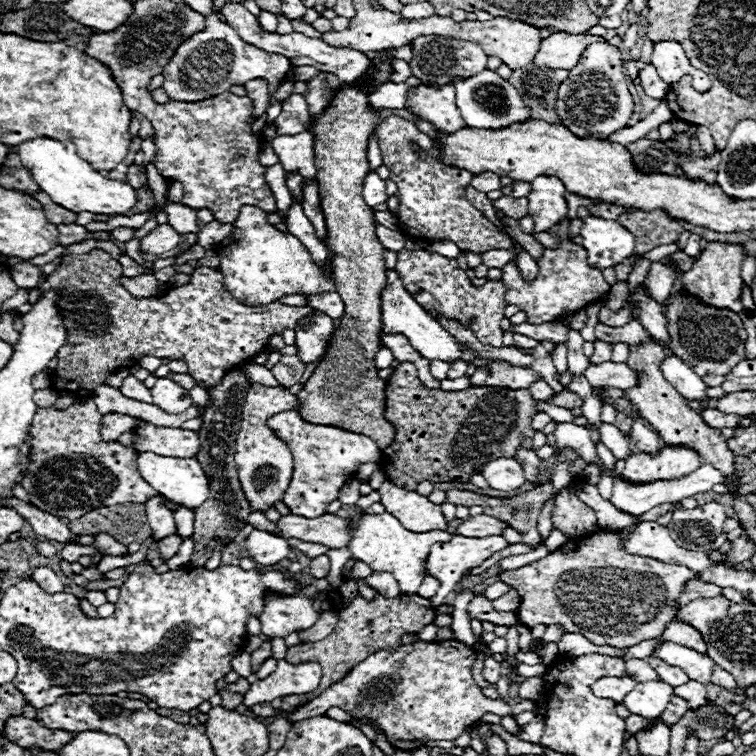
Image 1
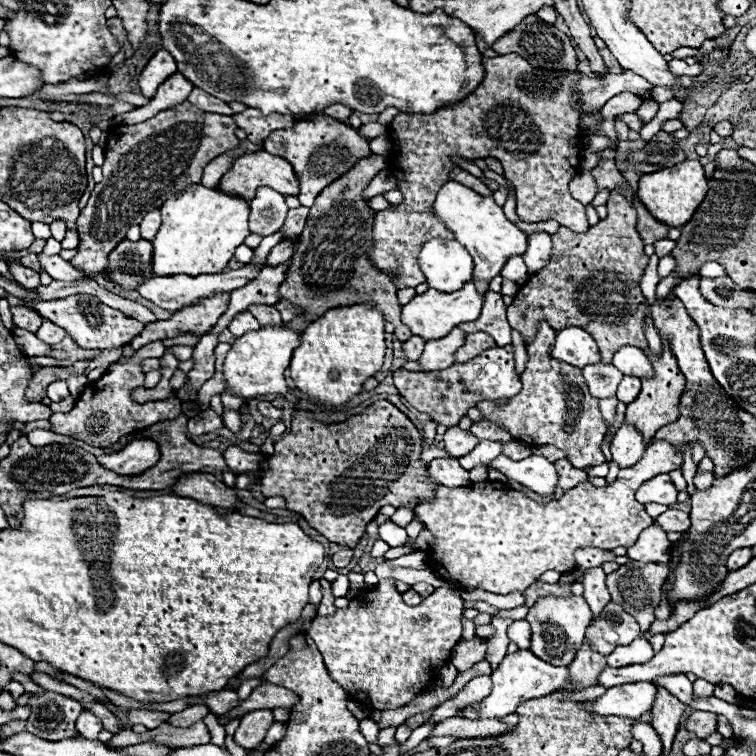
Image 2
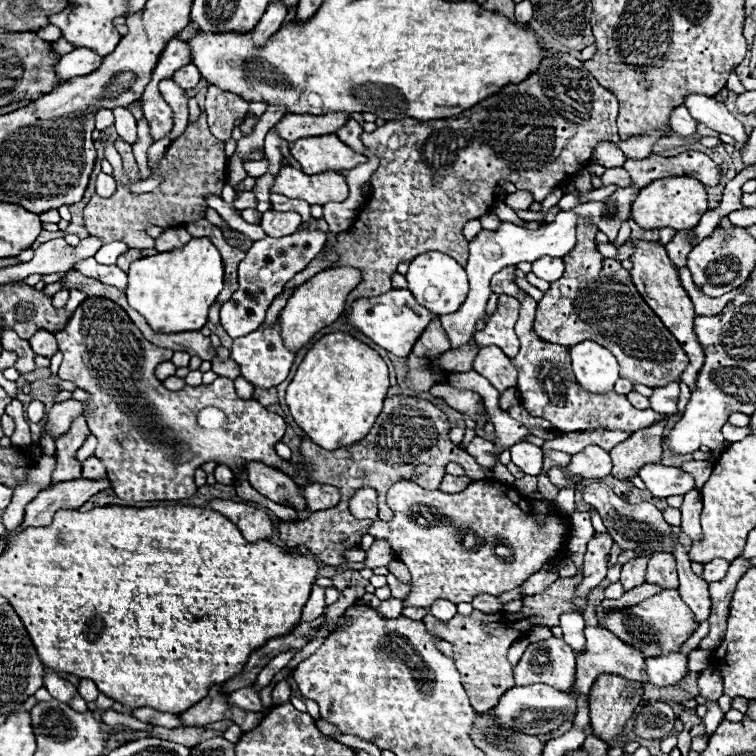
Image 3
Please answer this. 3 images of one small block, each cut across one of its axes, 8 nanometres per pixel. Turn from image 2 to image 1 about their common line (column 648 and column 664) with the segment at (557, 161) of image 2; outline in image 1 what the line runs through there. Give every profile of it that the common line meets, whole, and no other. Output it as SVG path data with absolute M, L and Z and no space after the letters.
M648 64L644 70L640 70L640 80L642 80L640 86L644 88L644 92L650 98L658 98L658 100L664 98L668 86L660 80L660 76L658 76L658 72L656 72L656 68L652 64Z

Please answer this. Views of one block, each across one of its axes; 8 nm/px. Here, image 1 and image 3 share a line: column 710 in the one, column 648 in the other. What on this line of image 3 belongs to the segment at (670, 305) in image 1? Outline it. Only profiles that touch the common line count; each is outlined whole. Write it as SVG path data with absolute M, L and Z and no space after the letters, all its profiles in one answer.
M578 224L576 248L562 258L566 266L564 276L552 282L542 300L538 300L534 320L536 334L552 344L562 346L572 346L580 340L596 340L616 356L620 364L620 376L626 376L634 384L656 388L670 382L680 382L680 374L688 366L688 356L672 332L668 332L660 318L640 298L636 286L630 282L628 270L620 268L620 262L604 258L596 250L596 232L596 226Z

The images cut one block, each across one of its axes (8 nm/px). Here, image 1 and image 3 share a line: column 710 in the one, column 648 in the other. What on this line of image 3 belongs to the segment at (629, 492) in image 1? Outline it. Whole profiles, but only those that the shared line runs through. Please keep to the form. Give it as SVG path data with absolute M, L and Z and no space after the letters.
M648 464L638 474L648 490L656 498L668 498L668 496L684 496L686 492L694 490L694 480L684 472L682 468L662 466L662 464Z

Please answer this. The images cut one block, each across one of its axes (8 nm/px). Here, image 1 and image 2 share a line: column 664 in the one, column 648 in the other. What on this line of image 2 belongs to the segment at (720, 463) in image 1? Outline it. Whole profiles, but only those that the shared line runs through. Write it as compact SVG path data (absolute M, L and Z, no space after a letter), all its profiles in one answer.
M666 346L662 350L660 358L656 358L654 354L648 354L648 358L652 360L656 376L648 378L648 380L642 380L642 390L640 390L638 398L632 404L628 404L628 408L626 408L626 422L632 424L634 428L638 428L638 432L642 432L642 440L646 444L654 438L654 434L664 424L670 424L680 416L678 406L680 406L680 396L682 396L684 386L686 386L686 380L684 380L682 372L678 370L676 358L670 354L670 350Z

